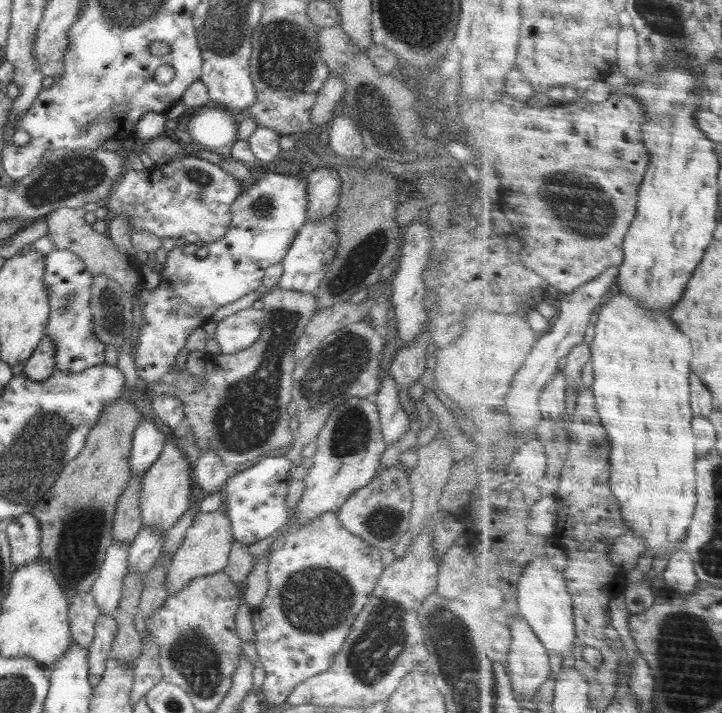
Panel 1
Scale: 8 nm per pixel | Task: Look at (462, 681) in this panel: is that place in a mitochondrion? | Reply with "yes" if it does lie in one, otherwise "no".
yes

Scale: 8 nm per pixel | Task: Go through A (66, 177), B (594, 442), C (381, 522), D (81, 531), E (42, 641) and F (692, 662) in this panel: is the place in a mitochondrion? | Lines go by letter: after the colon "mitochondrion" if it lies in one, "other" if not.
A: mitochondrion
B: mitochondrion
C: mitochondrion
D: mitochondrion
E: other
F: mitochondrion

